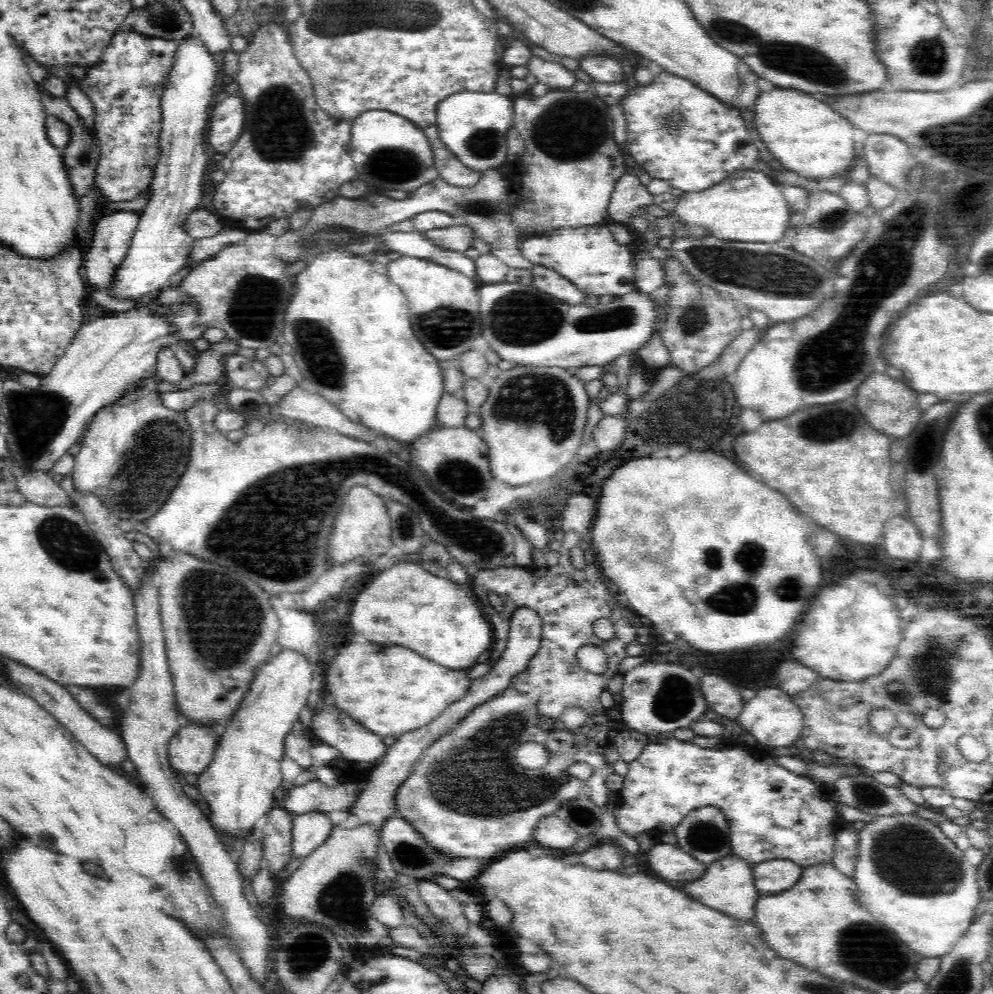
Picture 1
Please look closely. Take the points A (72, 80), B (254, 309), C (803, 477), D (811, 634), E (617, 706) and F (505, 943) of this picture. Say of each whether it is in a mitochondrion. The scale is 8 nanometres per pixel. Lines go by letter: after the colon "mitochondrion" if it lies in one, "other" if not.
A: other
B: mitochondrion
C: other
D: other
E: other
F: other

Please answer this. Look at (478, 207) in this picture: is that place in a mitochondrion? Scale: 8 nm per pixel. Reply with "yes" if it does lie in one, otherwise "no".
yes

